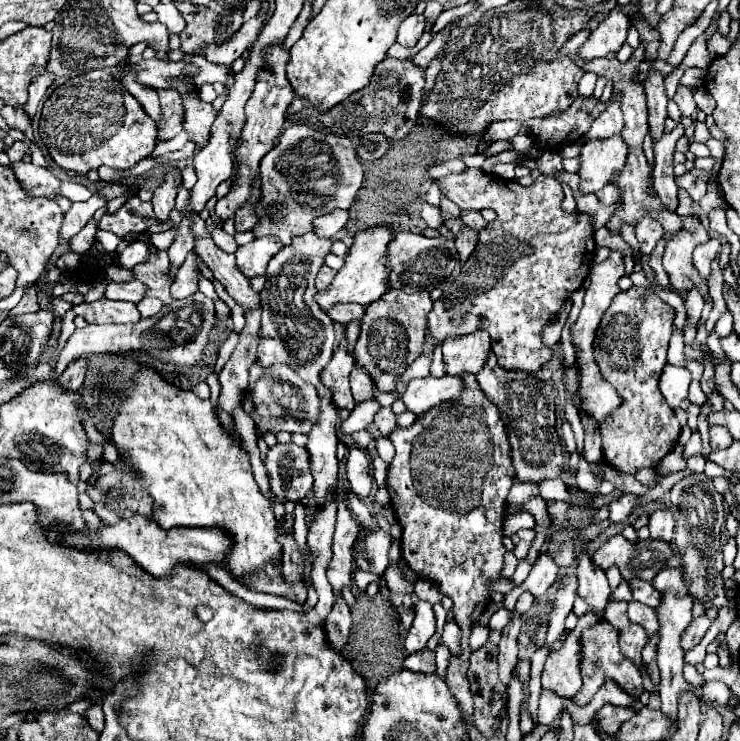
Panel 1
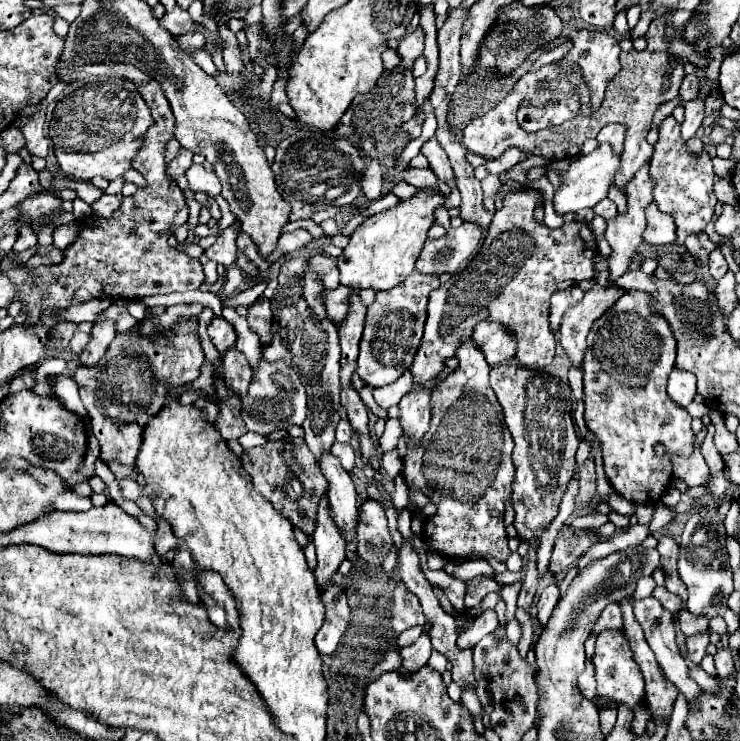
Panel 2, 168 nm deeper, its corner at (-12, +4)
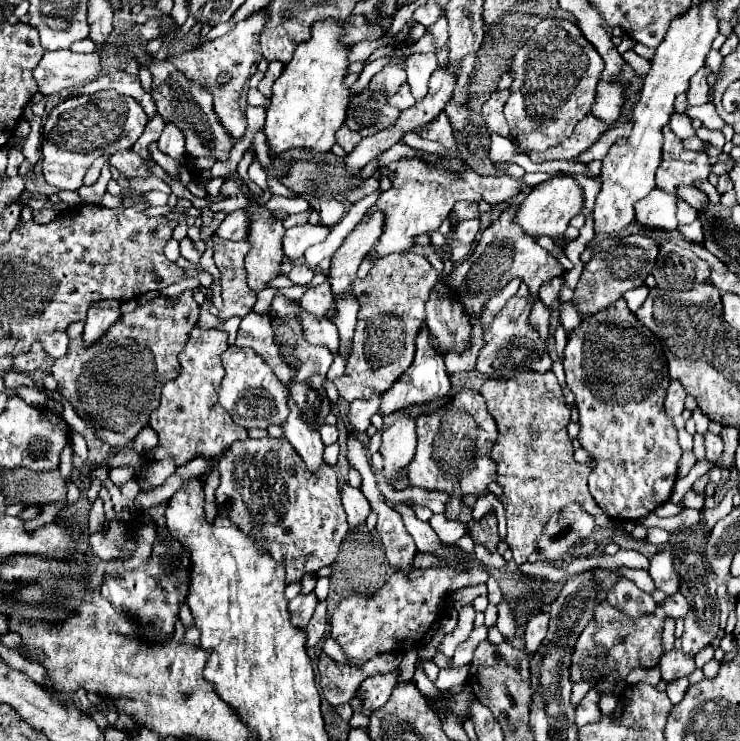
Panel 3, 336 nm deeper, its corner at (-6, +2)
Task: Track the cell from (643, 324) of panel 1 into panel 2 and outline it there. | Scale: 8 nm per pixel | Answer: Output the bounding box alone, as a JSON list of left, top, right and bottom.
[580,290,694,506]

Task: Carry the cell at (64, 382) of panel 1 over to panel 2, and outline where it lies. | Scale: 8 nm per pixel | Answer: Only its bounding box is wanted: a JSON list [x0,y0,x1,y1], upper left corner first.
[80,320,116,366]

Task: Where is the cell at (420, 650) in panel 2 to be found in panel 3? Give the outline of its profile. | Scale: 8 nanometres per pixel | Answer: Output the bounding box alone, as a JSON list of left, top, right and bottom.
[358,668,400,716]

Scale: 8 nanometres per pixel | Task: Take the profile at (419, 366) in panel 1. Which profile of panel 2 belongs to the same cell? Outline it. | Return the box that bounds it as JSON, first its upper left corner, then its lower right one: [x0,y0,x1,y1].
[372,372,412,408]

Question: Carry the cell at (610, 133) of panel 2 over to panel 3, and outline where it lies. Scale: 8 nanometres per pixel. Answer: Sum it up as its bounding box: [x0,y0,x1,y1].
[594,2,720,236]

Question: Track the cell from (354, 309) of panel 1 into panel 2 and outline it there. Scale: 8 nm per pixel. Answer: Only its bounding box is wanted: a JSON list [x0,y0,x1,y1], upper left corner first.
[322,286,350,322]

